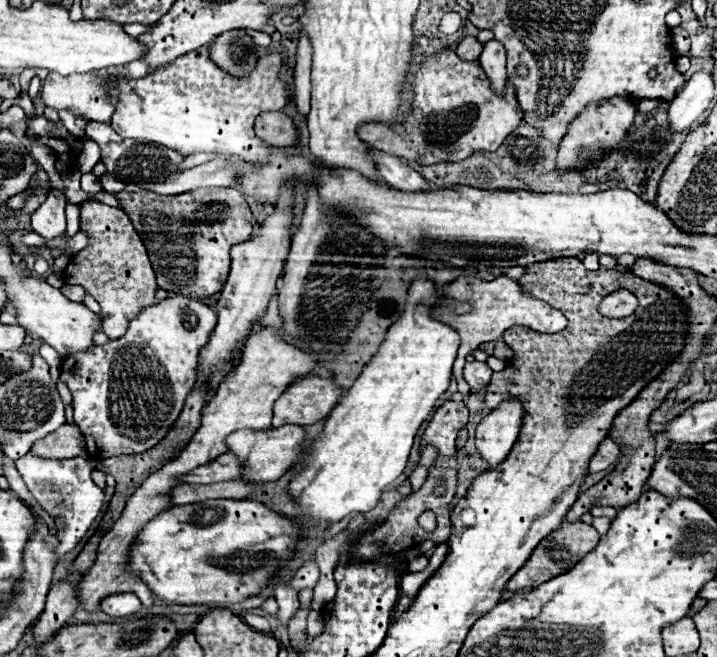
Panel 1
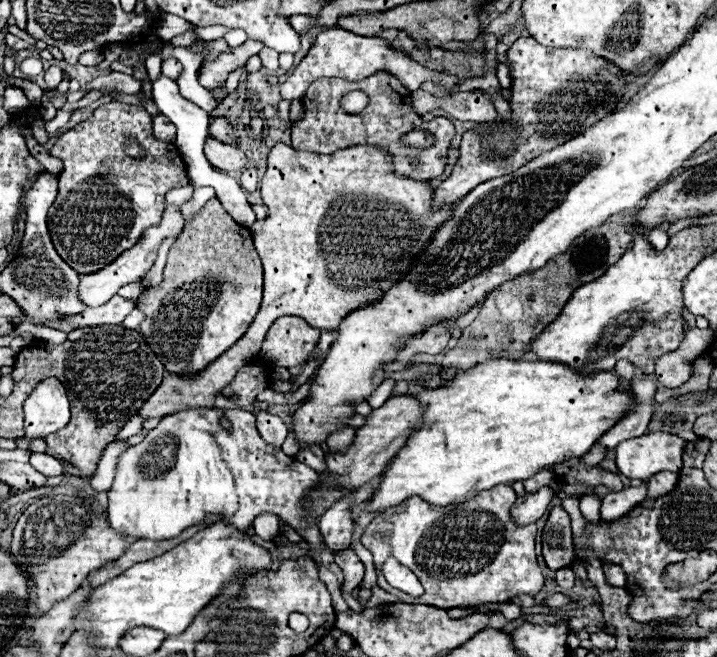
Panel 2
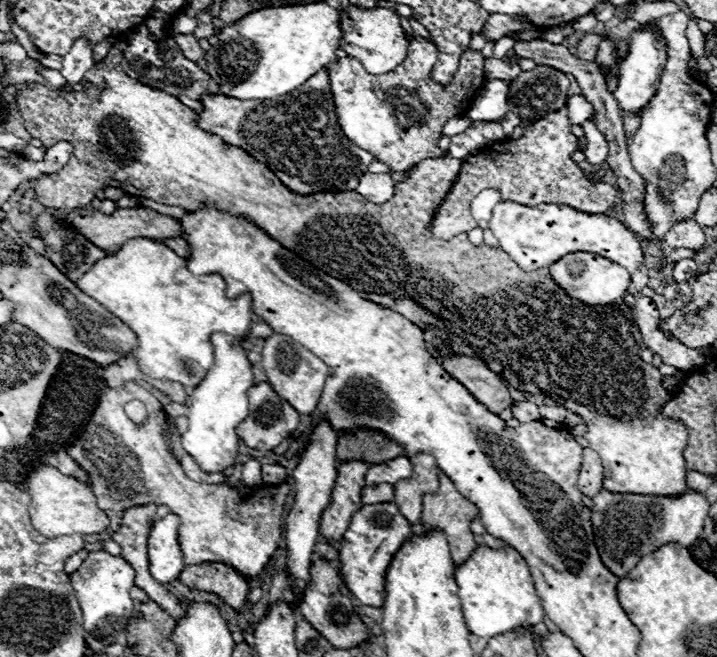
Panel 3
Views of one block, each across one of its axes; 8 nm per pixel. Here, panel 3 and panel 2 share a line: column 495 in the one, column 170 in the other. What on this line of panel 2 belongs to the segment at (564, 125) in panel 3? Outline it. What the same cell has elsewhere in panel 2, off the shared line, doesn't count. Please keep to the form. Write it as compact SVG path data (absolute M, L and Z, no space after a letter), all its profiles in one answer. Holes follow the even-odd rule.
M122 102L98 106L88 120L64 132L52 146L50 154L64 162L64 170L58 176L58 196L48 210L48 230L62 260L78 274L96 272L132 248L150 226L160 224L166 192L190 184L178 148L172 144L160 144L160 140L152 140L152 116L142 106L130 106ZM128 138L134 138L144 148L146 154L142 158L132 158L124 152Z

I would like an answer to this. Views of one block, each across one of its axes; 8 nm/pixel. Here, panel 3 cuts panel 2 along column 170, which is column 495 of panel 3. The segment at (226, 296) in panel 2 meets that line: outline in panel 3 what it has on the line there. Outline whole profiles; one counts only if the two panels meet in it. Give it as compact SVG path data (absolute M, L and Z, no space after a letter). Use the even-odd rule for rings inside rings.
M112 46L106 58L84 74L82 82L90 82L90 90L60 92L34 82L16 92L24 126L32 138L42 140L44 146L52 146L58 140L74 144L72 160L58 174L34 182L36 198L44 206L58 210L86 208L94 200L96 190L114 186L122 188L128 196L144 196L166 206L198 210L202 202L208 202L230 214L246 216L254 224L260 224L260 228L284 248L308 260L322 272L346 282L354 290L366 294L394 294L418 302L432 316L440 318L452 334L464 338L476 356L484 360L492 372L508 380L512 388L544 394L578 414L588 426L584 438L602 460L604 488L608 492L678 496L686 490L686 460L682 452L686 448L688 432L678 420L666 420L662 416L664 404L672 400L674 394L662 384L662 374L652 362L654 352L644 344L632 308L626 306L624 300L606 304L604 308L580 304L552 280L548 268L524 272L504 250L492 248L486 242L474 246L466 234L452 240L440 240L430 232L434 212L458 178L462 160L442 158L420 162L402 182L396 182L392 200L384 204L372 204L358 192L316 192L312 196L298 196L248 152L226 144L216 134L200 130L192 108L184 106L178 98L148 88L124 74L120 62L122 50Z

